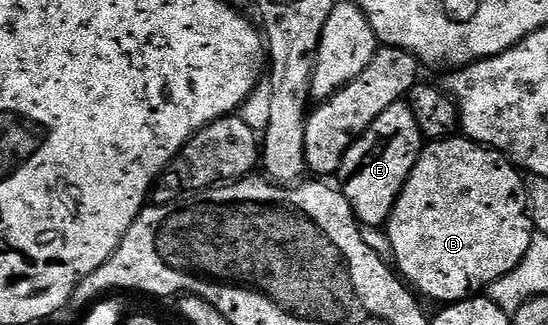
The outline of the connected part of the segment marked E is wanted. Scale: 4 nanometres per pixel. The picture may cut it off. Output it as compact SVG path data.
M400 99L389 106L374 123L356 137L343 156L343 166L338 176L343 177L341 192L349 207L355 213L355 220L360 226L384 226L391 208L409 179L420 153L425 148L425 138L413 119L413 111L406 100Z

